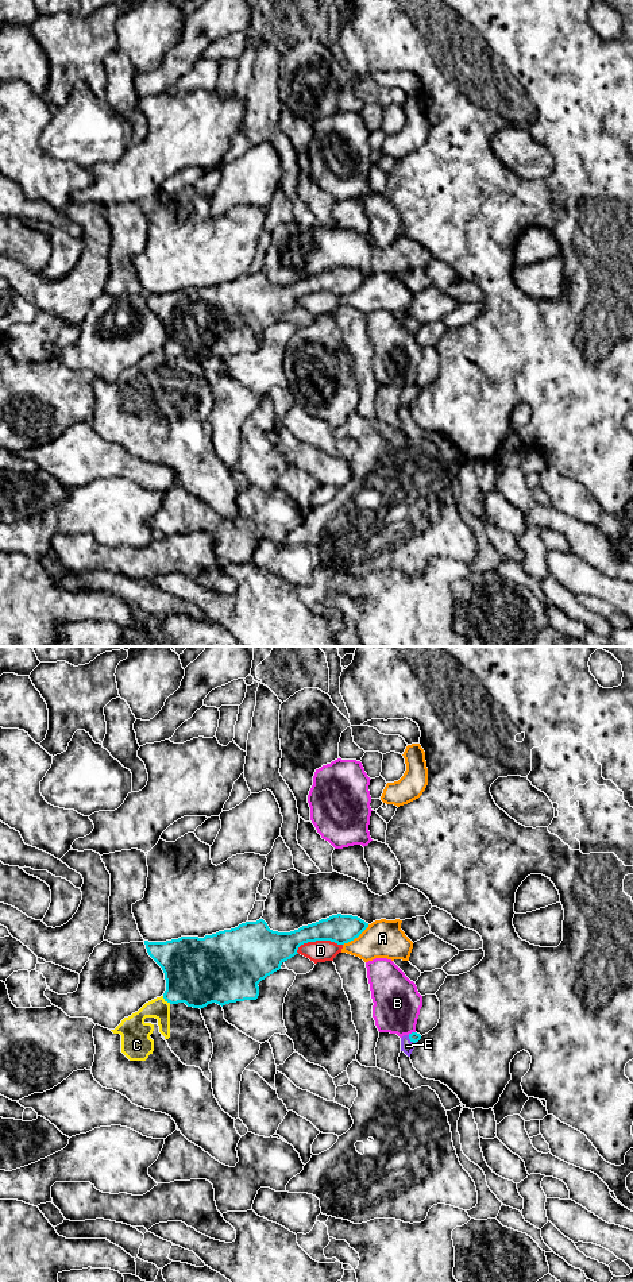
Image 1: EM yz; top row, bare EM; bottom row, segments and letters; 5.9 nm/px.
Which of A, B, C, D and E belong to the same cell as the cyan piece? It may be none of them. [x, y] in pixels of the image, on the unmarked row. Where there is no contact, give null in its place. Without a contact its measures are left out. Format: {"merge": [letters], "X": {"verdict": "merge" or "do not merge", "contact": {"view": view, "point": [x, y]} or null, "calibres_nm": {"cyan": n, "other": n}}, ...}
{"merge": ["E"], "A": {"verdict": "do not merge", "contact": {"view": "yz", "point": [355, 289]}, "calibres_nm": {"cyan": 180, "other": 220}}, "B": {"verdict": "do not merge", "contact": {"view": "yz", "point": [412, 385]}, "calibres_nm": {"cyan": 60, "other": 280}}, "C": {"verdict": "do not merge", "contact": {"view": "yz", "point": [166, 352]}, "calibres_nm": {"cyan": 400, "other": 140}}, "D": {"verdict": "do not merge", "contact": {"view": "yz", "point": [317, 292]}, "calibres_nm": {"cyan": 190, "other": 130}}, "E": {"verdict": "merge", "contact": {"view": "yz", "point": [412, 393]}, "calibres_nm": {"cyan": 60, "other": 80}}}

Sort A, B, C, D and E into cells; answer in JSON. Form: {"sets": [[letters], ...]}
{"sets": [["A", "D"], ["B"], ["C"], ["E"]]}

